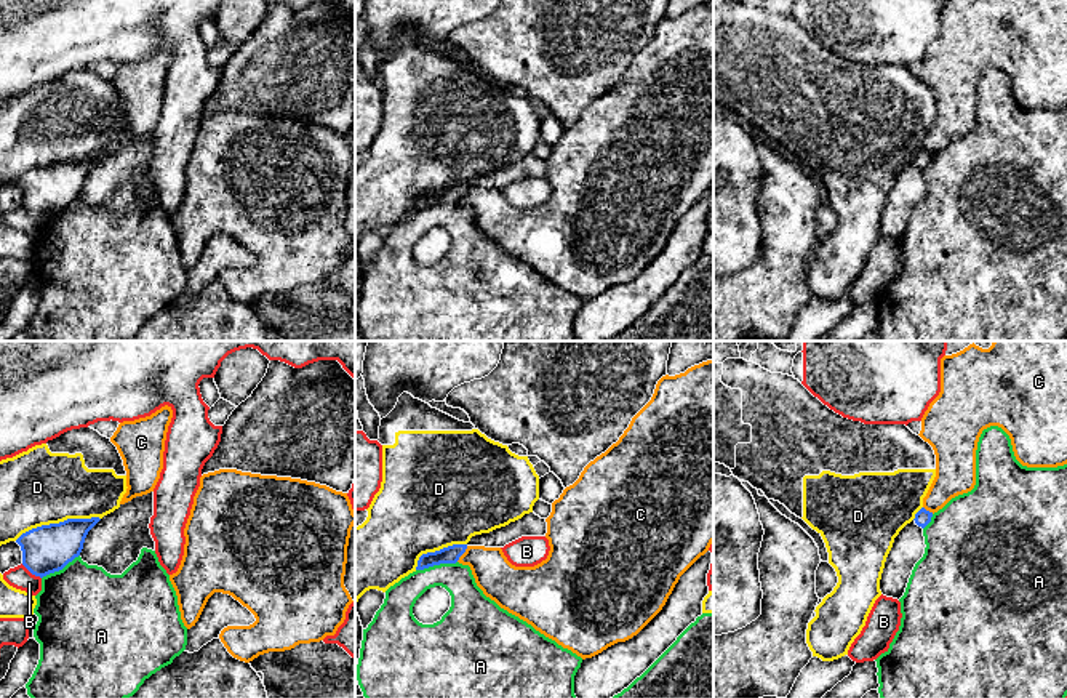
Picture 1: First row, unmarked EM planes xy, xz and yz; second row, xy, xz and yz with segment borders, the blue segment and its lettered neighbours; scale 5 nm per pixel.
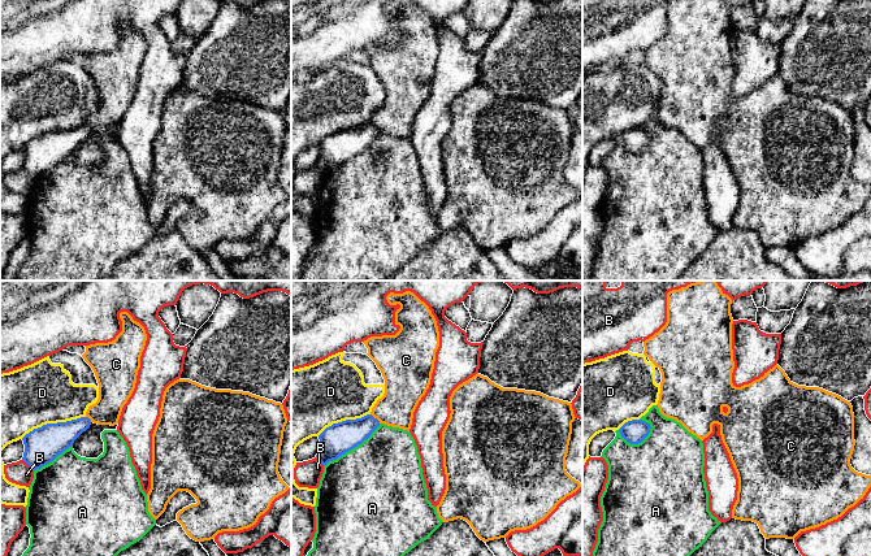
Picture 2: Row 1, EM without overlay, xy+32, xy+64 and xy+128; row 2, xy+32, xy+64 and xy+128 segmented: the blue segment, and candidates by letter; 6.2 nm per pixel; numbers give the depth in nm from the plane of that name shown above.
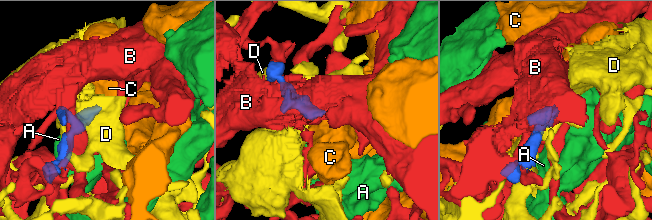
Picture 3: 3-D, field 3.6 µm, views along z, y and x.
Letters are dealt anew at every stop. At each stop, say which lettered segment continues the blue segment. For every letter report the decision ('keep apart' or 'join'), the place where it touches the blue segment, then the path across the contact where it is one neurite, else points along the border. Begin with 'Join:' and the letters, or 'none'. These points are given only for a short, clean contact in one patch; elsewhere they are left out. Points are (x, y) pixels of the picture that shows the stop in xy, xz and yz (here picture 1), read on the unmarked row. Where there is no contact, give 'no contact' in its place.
Join: none
A: keep apart; contact xz (435, 205)
B: keep apart; contact xy (31, 213)
C: keep apart; contact xz (463, 194); border xz (467, 188), (456, 202)
D: keep apart; contact xy (56, 165)

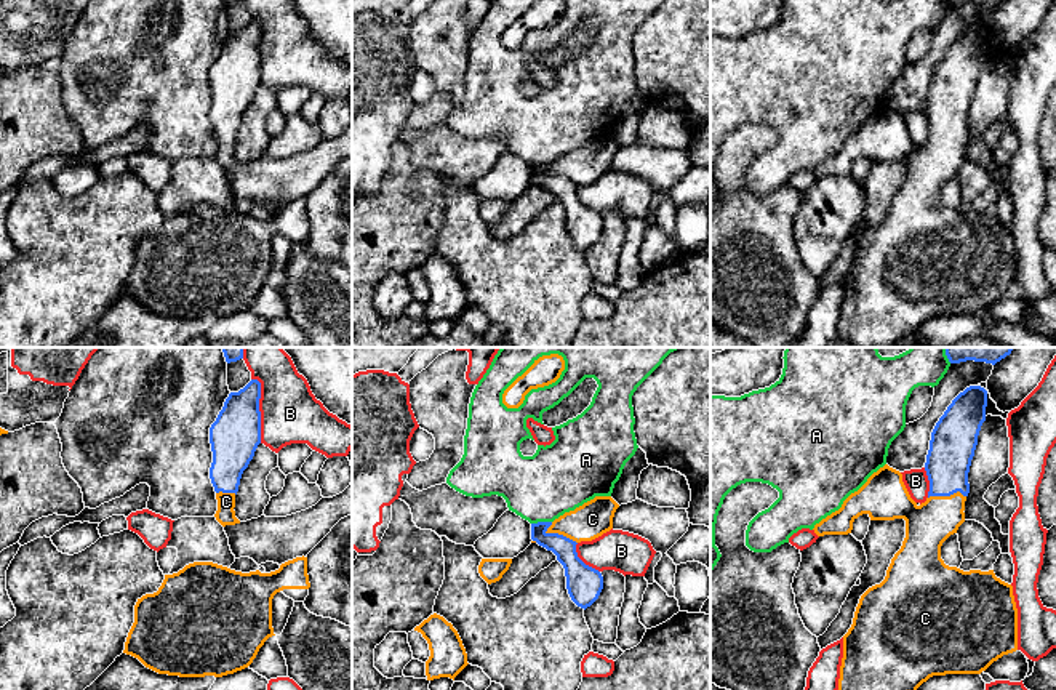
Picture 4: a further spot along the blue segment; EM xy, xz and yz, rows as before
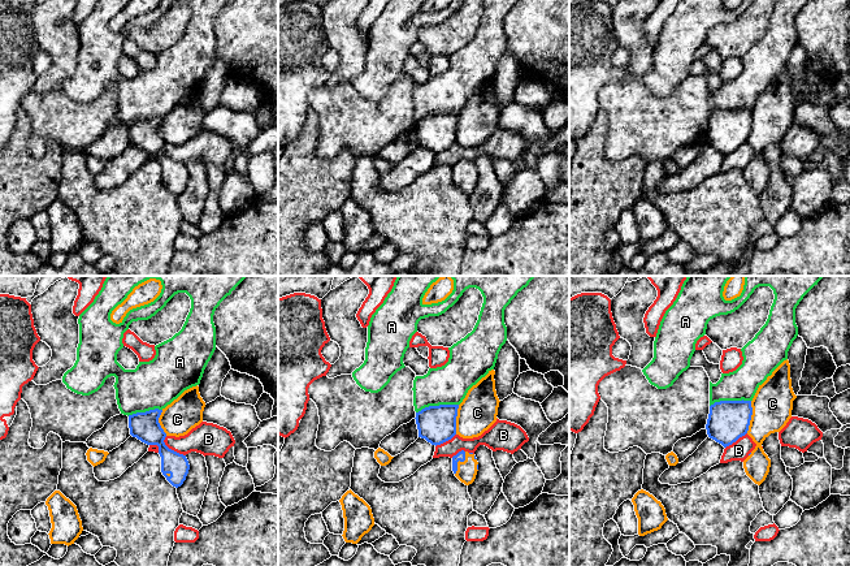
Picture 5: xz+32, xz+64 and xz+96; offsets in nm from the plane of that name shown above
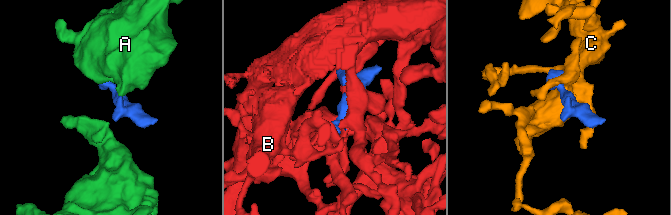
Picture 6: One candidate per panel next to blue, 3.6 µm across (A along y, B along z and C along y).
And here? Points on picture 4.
Join: C
A: keep apart; contact xz (541, 164)
B: keep apart; contact xy (258, 50)
C: join; contact xz (560, 176)

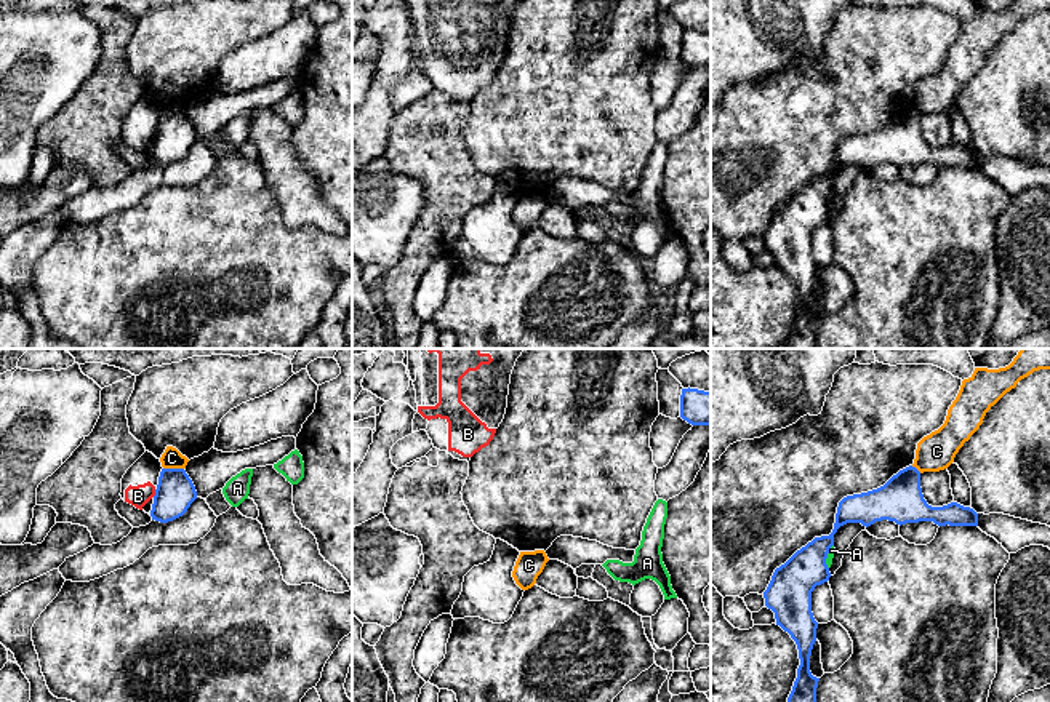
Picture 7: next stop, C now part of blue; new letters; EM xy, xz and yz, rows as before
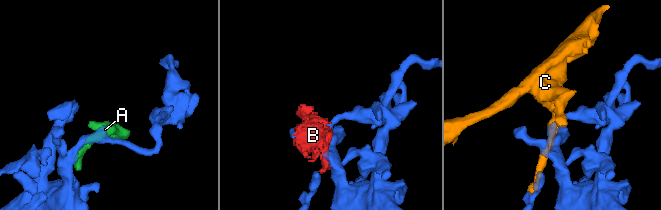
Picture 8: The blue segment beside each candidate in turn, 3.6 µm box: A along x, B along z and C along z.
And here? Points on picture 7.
Join: A
A: join; contact yz (826, 199)
B: keep apart; contact xy (156, 135)
C: keep apart; contact xy (173, 111); border xy (164, 109), (183, 111)

